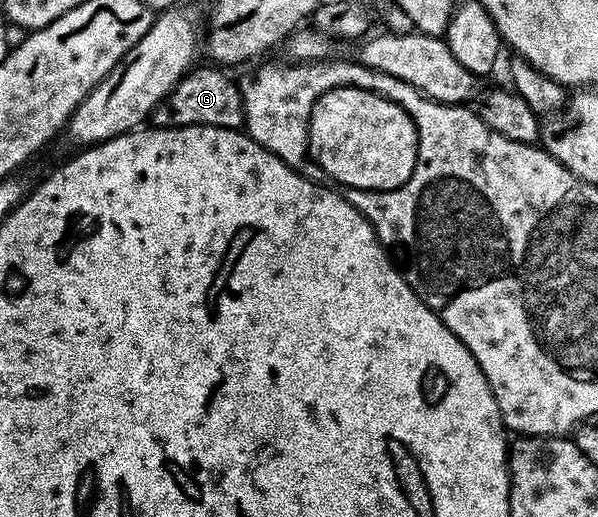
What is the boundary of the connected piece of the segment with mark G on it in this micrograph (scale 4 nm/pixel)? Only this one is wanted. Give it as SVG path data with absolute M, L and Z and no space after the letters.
M194 65L193 69L175 84L175 88L167 92L167 96L159 100L151 115L154 127L162 130L188 126L214 126L228 130L241 130L244 127L245 109L238 79L233 79L229 75L232 73L226 72L220 65L208 65Z

